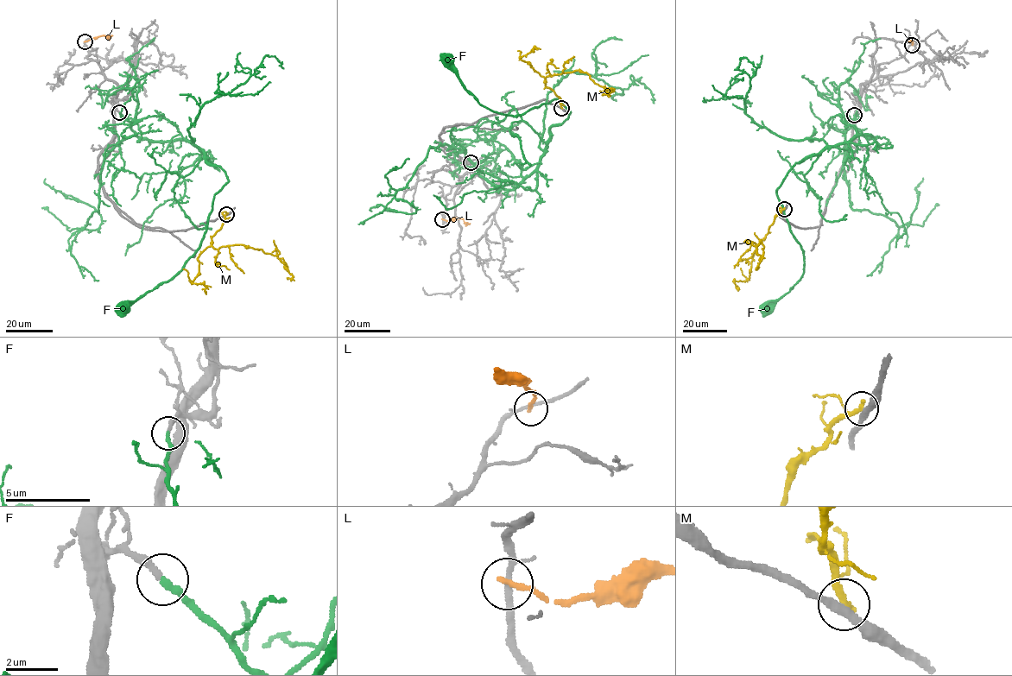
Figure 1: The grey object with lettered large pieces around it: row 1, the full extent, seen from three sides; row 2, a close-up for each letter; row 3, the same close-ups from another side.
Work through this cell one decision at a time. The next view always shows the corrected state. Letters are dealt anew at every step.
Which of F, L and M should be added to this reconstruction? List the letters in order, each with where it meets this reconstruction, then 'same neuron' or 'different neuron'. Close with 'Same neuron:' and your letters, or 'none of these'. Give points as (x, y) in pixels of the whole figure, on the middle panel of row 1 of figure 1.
F: meets grey at (471, 162); different neuron
L: meets grey at (442, 219); different neuron
M: meets grey at (561, 108); different neuron
Same neuron: none of these

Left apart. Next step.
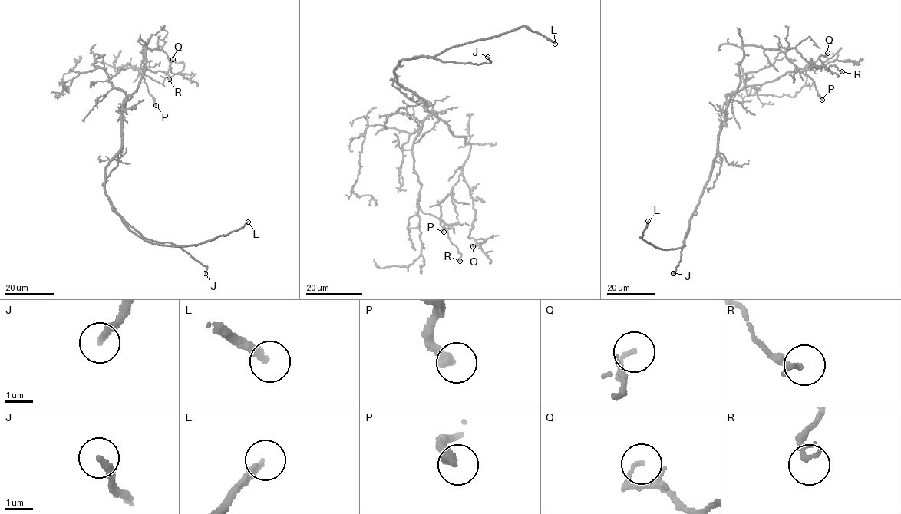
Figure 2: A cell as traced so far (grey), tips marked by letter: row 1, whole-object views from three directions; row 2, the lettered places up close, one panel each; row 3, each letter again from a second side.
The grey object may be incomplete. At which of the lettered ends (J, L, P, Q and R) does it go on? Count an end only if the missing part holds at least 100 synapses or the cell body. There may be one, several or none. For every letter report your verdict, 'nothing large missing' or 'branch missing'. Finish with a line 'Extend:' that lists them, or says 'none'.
J: branch missing
L: branch missing
P: nothing large missing
Q: nothing large missing
R: nothing large missing
Extend: J, L

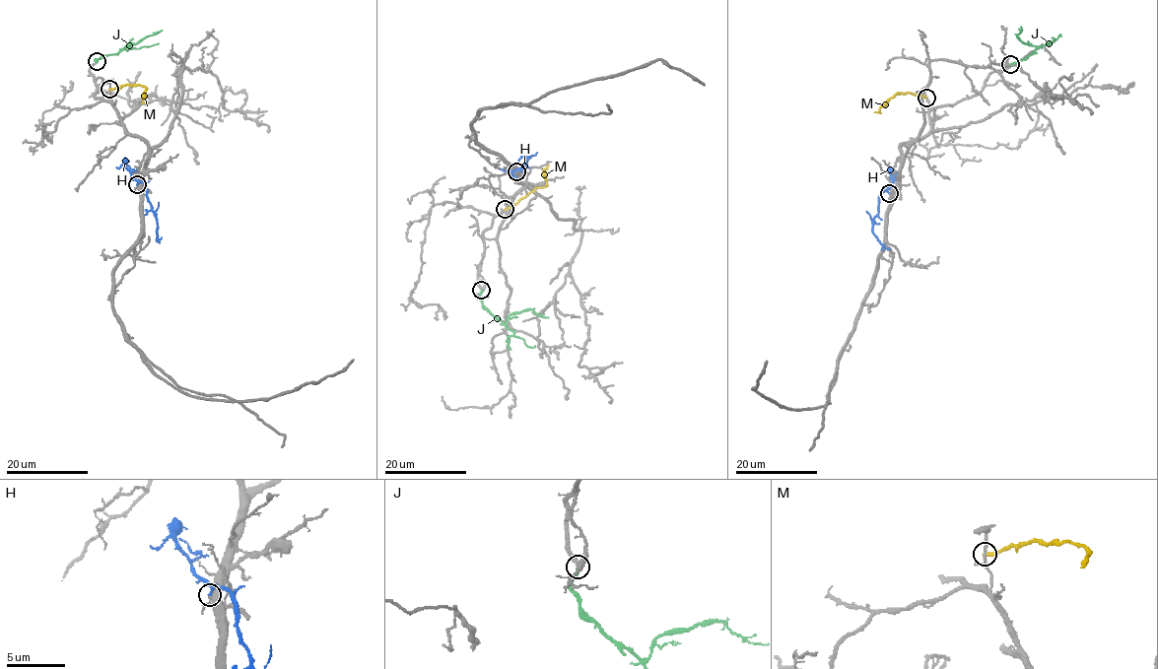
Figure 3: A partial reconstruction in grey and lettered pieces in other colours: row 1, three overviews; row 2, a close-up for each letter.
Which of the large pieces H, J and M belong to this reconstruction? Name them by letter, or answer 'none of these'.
J

